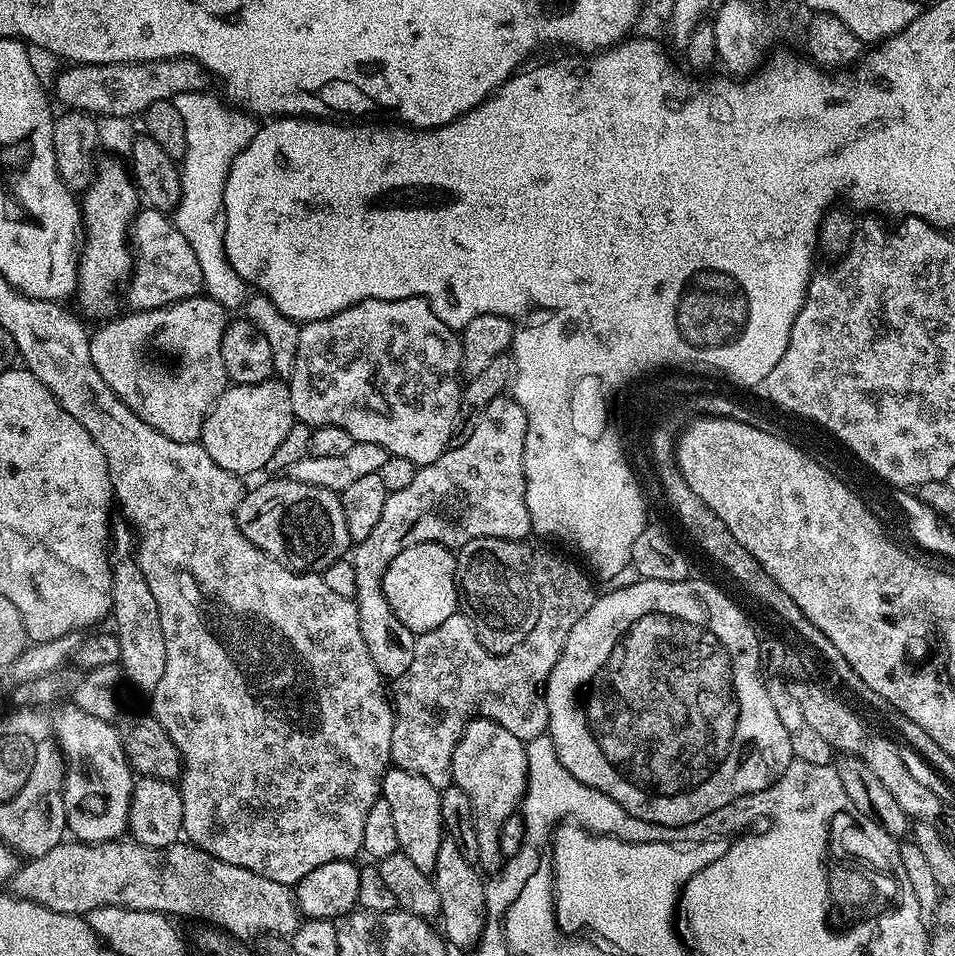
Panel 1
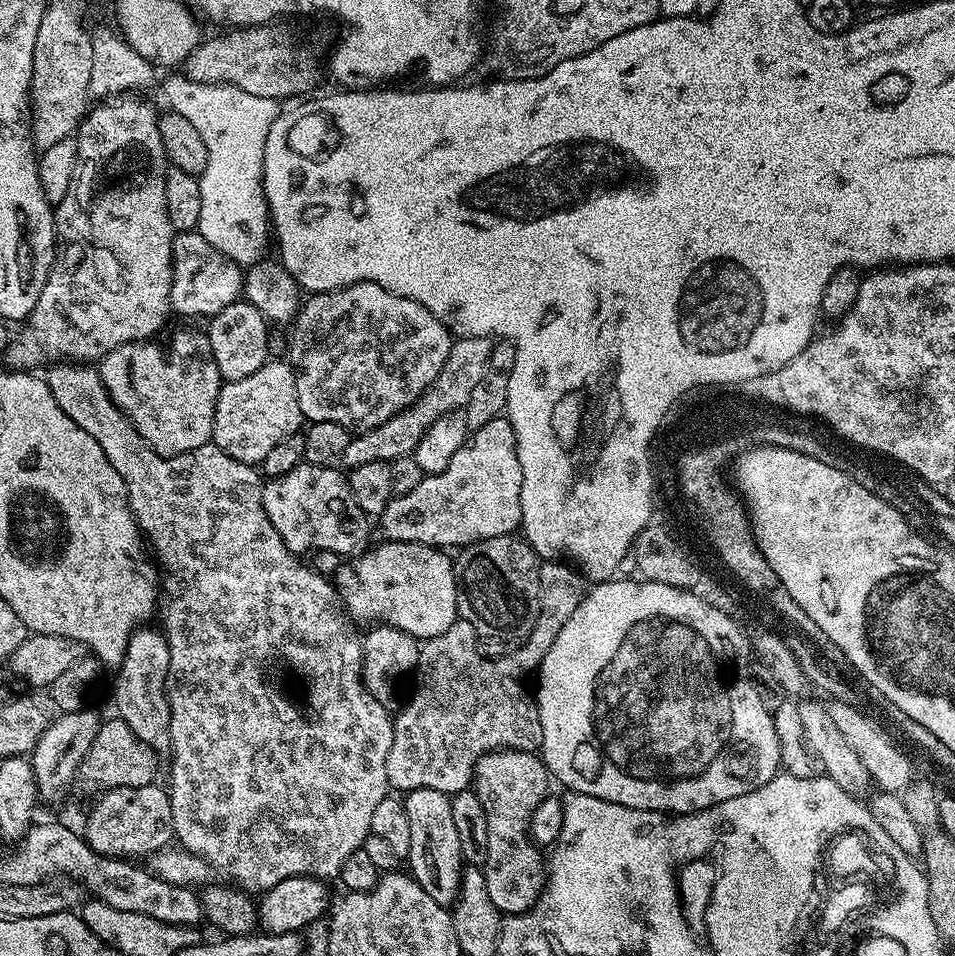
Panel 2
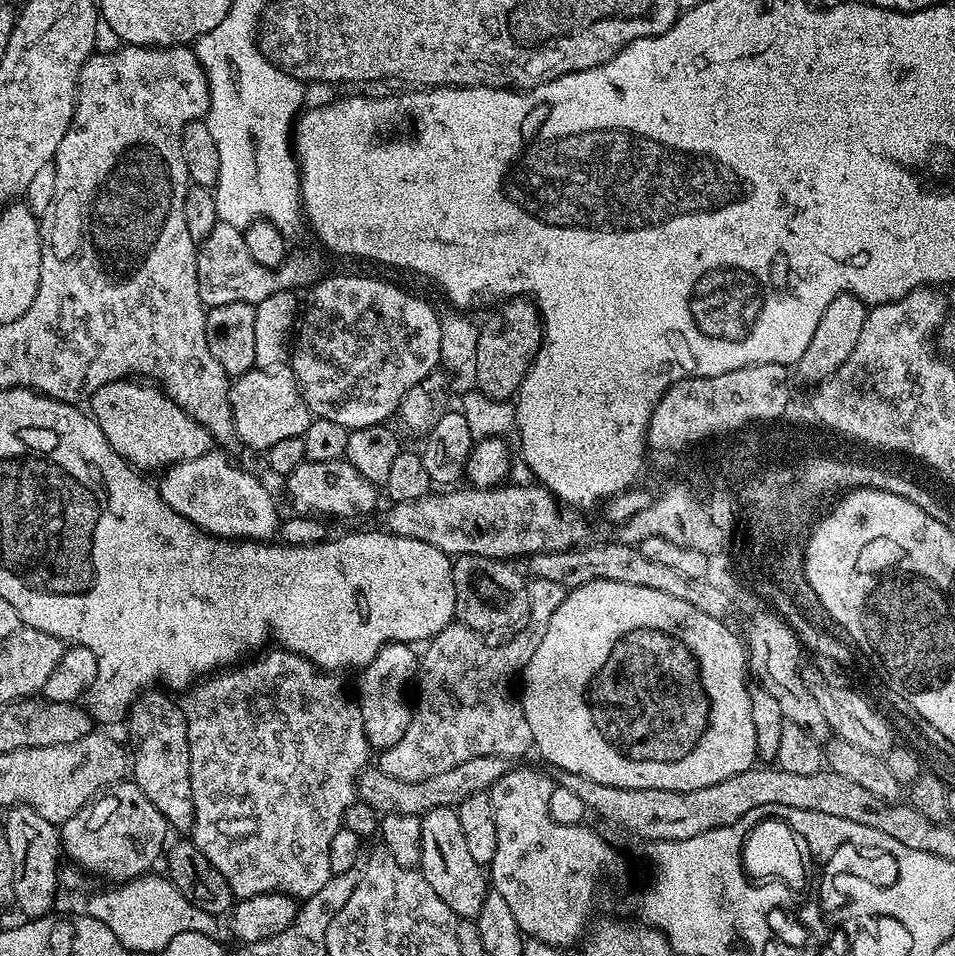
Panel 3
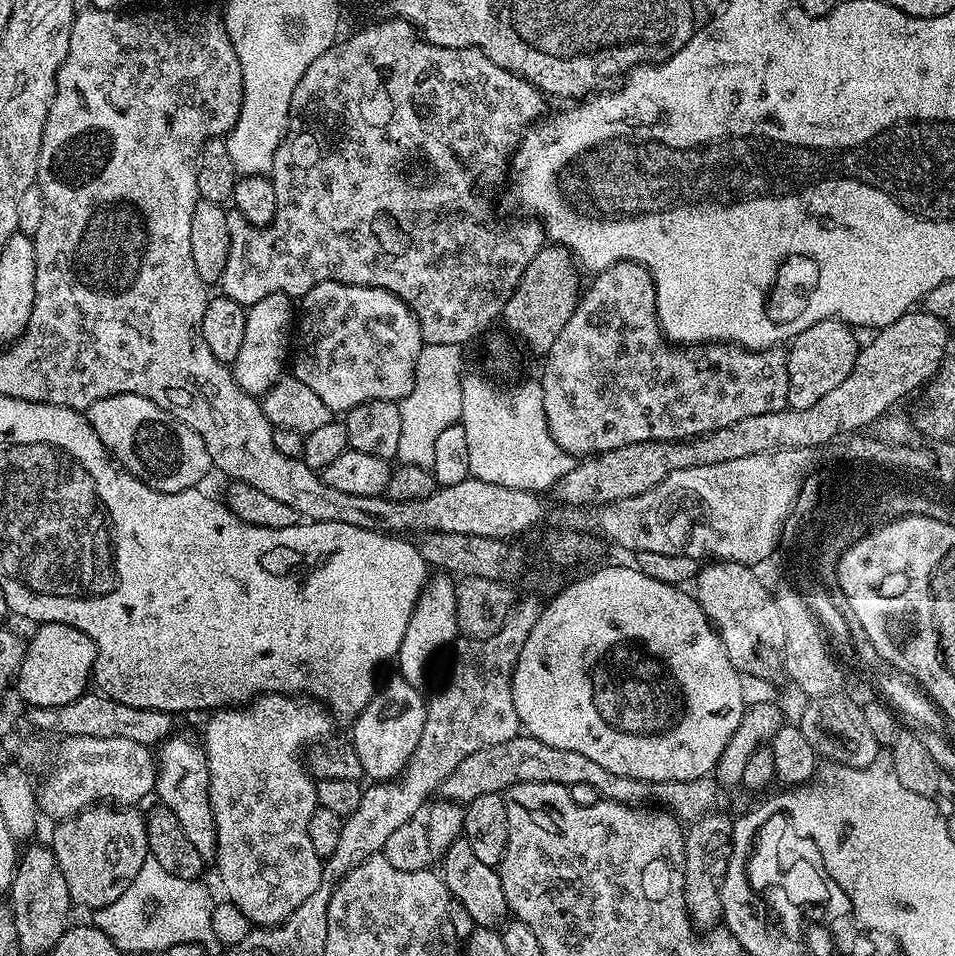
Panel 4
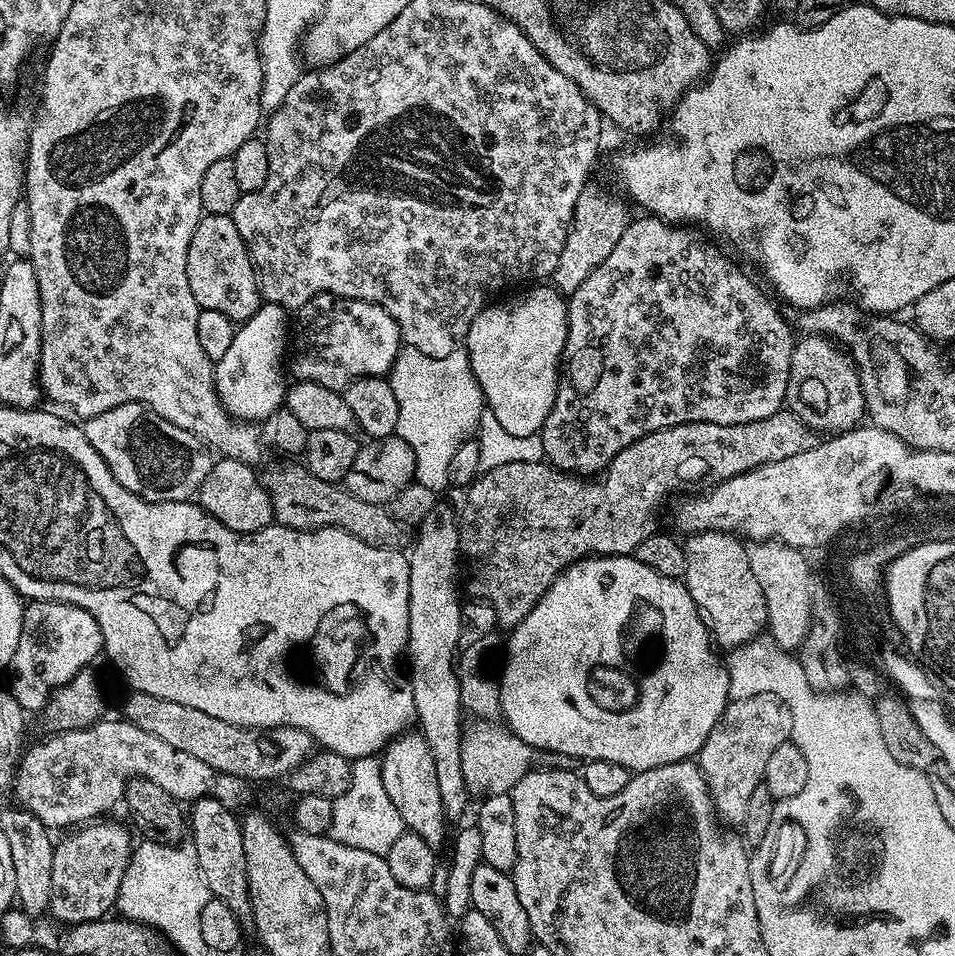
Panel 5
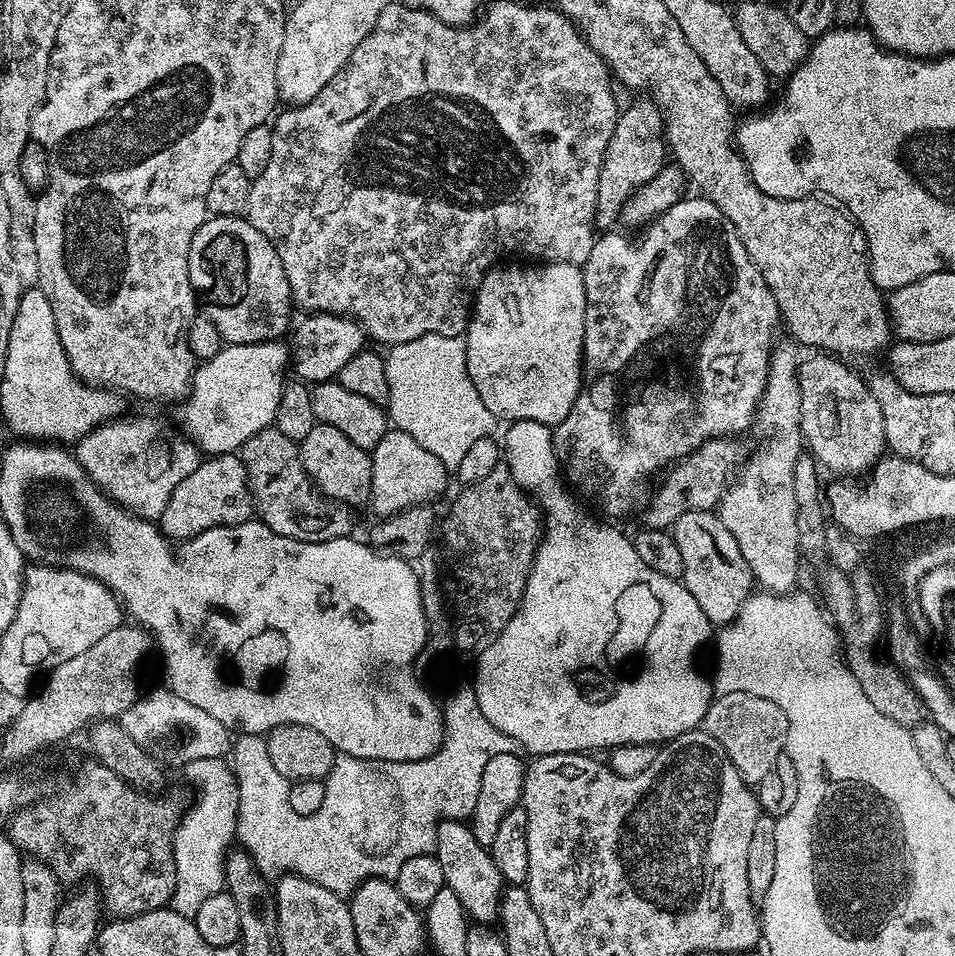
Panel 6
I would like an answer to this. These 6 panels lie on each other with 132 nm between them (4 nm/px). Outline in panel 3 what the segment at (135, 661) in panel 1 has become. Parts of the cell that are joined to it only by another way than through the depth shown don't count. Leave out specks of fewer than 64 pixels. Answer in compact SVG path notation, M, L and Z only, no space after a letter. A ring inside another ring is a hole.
M164 690L141 692L128 713L126 727L128 736L136 745L130 748L130 776L158 806L162 818L166 818L169 829L187 833L194 822L194 798L190 790L190 742L188 723L183 707L176 704Z

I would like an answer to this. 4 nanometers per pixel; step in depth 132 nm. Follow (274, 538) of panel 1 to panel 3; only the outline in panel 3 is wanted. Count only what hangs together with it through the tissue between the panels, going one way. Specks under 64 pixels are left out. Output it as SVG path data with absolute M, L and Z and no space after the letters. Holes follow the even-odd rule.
M346 459L335 460L334 462L310 462L305 460L286 477L288 484L288 496L297 513L315 514L320 518L337 516L344 520L347 516L364 516L376 508L377 485L371 484L350 462Z

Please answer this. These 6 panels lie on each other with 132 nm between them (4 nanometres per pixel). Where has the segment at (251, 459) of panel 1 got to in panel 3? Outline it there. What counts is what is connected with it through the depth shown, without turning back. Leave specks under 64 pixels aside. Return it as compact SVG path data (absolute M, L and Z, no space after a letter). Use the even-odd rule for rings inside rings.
M288 366L275 370L256 368L235 377L230 384L230 402L237 439L260 454L267 453L268 448L274 446L274 442L282 442L282 438L303 436L314 419Z

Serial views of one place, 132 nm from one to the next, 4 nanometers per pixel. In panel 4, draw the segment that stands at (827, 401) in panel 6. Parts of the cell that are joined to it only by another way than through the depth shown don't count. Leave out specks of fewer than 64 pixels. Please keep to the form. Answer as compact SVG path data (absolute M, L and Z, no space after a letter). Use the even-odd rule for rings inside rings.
M838 319L814 322L802 334L795 336L787 345L788 354L788 407L805 408L814 406L822 394L834 390L846 382L846 378L854 370L856 356L861 345L856 344L857 333L844 321Z

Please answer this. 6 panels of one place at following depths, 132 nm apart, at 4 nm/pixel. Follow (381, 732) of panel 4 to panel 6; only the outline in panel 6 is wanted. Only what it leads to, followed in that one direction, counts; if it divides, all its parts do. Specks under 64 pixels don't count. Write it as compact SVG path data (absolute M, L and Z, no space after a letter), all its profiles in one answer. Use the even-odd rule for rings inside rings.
M444 819L437 825L436 861L442 866L444 883L462 902L469 921L480 926L492 926L500 915L500 897L503 895L506 882L494 866L491 851L479 844L467 823Z

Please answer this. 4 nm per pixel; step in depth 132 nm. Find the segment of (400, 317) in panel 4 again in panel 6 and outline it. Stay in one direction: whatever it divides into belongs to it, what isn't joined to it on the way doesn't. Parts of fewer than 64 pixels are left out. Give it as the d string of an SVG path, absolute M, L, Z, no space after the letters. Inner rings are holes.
M313 312L303 317L305 320L300 325L295 325L294 331L291 333L290 339L290 368L294 373L297 372L299 379L312 384L323 384L325 380L336 380L339 377L342 366L346 366L346 362L350 362L350 358L354 358L354 354L365 351L366 333L359 324L350 316L334 316L330 312Z

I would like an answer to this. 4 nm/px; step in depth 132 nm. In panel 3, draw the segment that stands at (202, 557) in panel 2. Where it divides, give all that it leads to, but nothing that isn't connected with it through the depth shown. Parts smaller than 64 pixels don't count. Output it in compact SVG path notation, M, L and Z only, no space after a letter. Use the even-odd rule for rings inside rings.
M213 450L198 458L183 460L181 464L173 464L161 475L164 477L158 480L160 496L179 516L185 516L192 525L209 536L221 540L271 541L278 532L278 519L276 520L276 504L272 501L267 486L258 477L251 476L246 469L239 468L224 452L227 451ZM279 646L273 649L273 652L265 651L260 654L265 656L257 655L252 658L257 660L249 659L239 666L217 670L191 685L183 693L185 696L184 700L182 699L182 707L188 723L190 742L190 790L194 798L194 822L190 829L190 839L198 846L198 850L202 850L202 854L206 854L212 868L218 870L222 878L226 878L233 897L245 900L251 896L281 892L303 902L308 897L318 894L318 890L322 890L322 886L326 886L326 882L333 876L330 870L330 841L342 827L344 811L348 805L357 803L356 779L360 777L361 770L369 767L370 745L366 736L366 726L362 724L360 701L353 693L351 696L344 689L339 675L317 668L297 652L289 652Z

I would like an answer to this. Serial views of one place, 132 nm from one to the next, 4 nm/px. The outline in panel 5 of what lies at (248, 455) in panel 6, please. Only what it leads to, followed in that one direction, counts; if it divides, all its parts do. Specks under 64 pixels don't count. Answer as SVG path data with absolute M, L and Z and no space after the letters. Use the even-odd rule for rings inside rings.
M284 458L281 461L281 464L269 463L268 473L263 473L262 476L264 489L270 494L275 523L303 532L317 528L341 528L354 534L354 538L366 542L366 546L397 550L405 547L405 525L399 524L385 505L362 502L362 498L348 491L347 487L318 478L309 472L303 463L295 459Z

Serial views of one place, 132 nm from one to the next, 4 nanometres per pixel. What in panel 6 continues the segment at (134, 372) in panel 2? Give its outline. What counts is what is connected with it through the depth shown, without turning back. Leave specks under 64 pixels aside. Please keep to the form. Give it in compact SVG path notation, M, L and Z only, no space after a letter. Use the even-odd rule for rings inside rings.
M136 416L133 420L128 419L117 418L92 428L81 440L76 441L74 455L82 470L86 470L93 483L97 484L115 504L119 504L133 516L156 522L159 521L162 510L166 510L166 502L170 502L174 486L178 486L187 476L194 474L194 470L198 470L202 453L179 427L171 428L164 420L155 420L152 416Z

